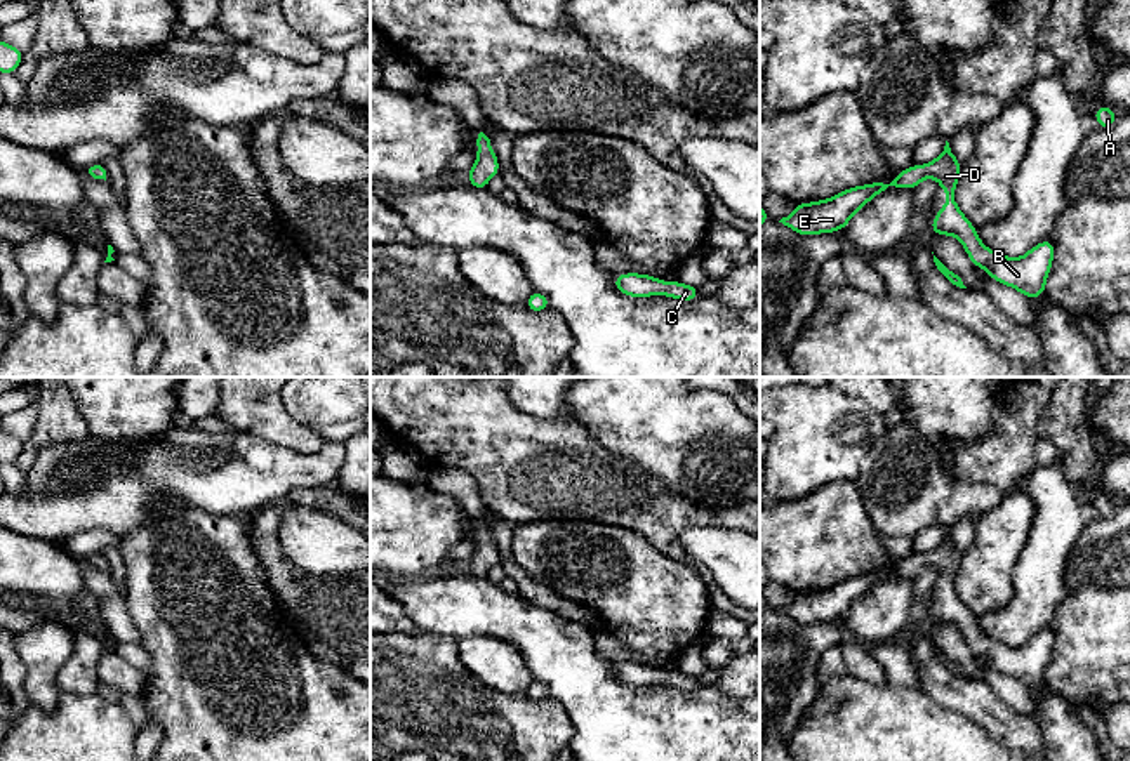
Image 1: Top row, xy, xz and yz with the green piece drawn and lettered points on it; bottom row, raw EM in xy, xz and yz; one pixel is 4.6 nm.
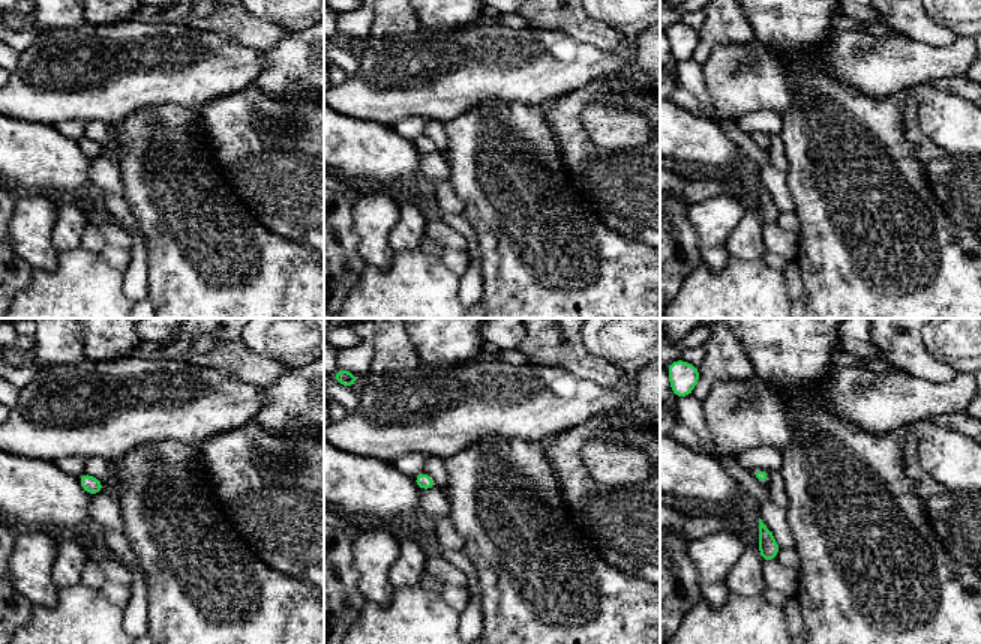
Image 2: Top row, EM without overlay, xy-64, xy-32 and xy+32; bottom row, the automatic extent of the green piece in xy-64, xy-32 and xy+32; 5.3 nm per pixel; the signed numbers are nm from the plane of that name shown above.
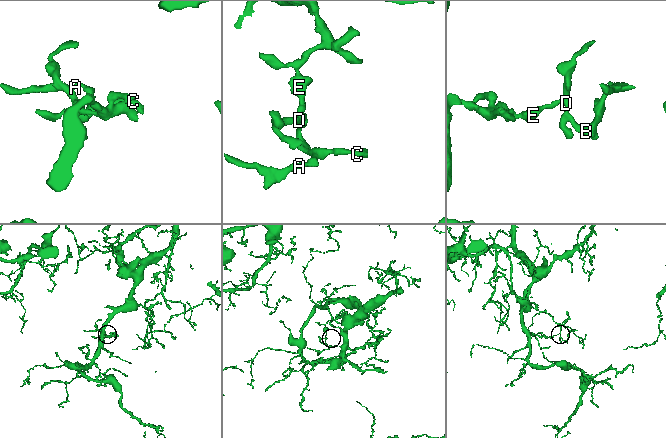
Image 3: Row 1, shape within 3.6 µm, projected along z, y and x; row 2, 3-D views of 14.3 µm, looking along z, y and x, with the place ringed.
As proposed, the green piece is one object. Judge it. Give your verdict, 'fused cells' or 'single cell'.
single cell

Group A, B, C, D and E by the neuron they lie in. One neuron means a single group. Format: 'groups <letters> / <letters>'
groups A B C D E

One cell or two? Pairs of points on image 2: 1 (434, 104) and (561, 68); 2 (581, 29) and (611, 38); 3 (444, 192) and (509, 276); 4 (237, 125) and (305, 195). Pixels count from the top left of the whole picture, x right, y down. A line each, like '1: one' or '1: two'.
1: one
2: one
3: two
4: one

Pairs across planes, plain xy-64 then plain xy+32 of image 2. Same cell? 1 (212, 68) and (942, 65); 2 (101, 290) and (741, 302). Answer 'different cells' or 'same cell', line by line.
1: same cell
2: same cell

